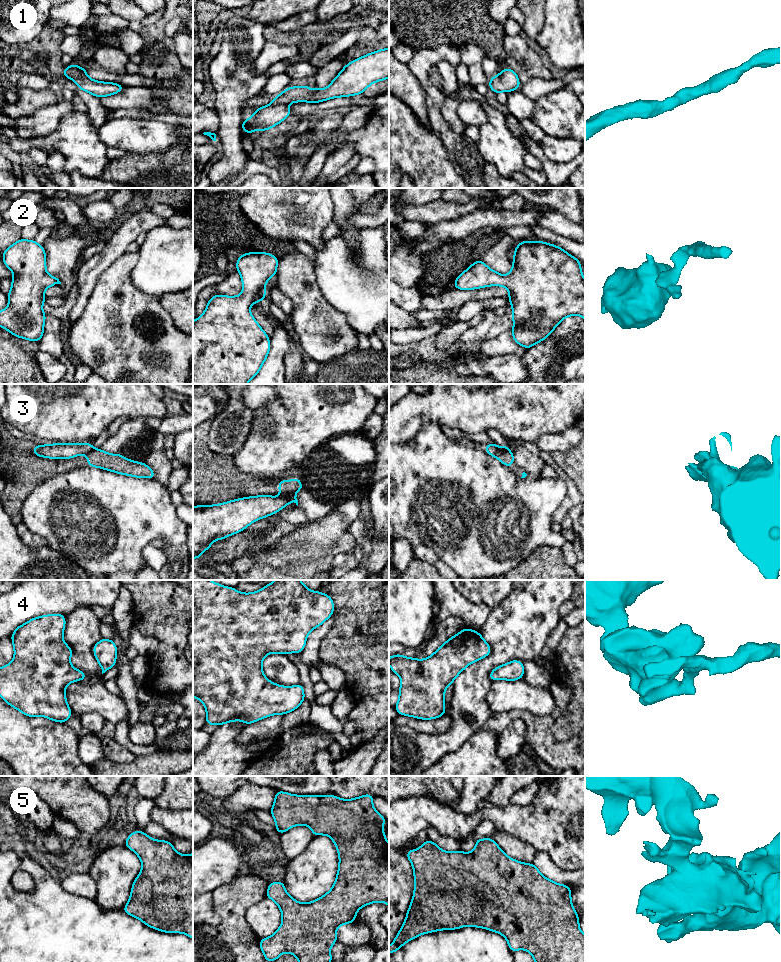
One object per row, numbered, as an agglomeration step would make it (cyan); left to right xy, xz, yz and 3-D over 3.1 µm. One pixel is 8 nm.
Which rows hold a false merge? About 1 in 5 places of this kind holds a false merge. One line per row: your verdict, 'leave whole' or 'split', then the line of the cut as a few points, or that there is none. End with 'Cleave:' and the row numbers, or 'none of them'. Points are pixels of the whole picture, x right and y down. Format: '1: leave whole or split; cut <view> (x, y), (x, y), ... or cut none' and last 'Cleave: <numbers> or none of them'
1: leave whole; cut none
2: leave whole; cut none
3: split; cut xz (283, 496), (287, 503)
4: leave whole; cut none
5: leave whole; cut none
Cleave: 3

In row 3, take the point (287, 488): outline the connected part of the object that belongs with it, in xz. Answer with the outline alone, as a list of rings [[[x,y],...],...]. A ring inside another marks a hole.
[[[299,476],[294,480],[281,480],[277,483],[277,485],[279,487],[279,494],[288,500],[287,504],[294,502],[298,506],[298,500],[295,493],[298,490],[305,489],[305,487],[301,484]]]

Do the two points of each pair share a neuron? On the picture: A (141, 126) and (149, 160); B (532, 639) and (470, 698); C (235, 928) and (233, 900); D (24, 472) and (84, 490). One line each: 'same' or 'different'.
A: different
B: same
C: same
D: different

